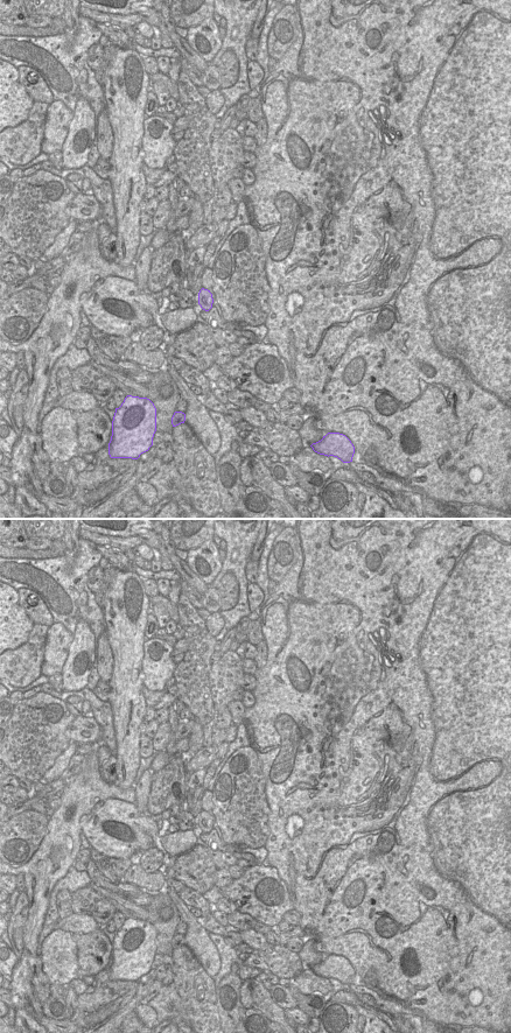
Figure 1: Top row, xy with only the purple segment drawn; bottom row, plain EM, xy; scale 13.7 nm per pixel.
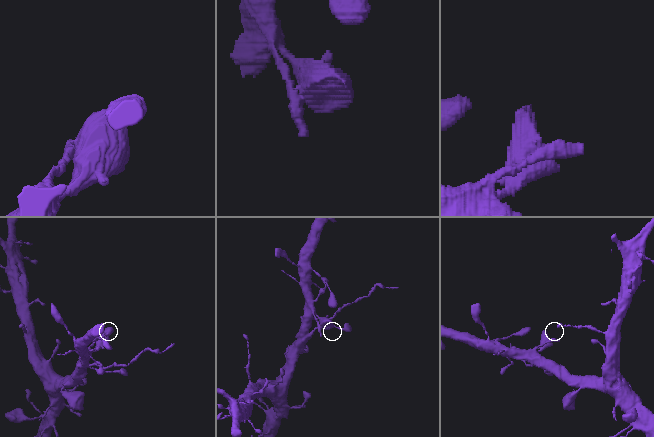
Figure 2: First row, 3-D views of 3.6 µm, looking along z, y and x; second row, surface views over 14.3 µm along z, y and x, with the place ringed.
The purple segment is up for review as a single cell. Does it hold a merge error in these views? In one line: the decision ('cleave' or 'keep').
cleave

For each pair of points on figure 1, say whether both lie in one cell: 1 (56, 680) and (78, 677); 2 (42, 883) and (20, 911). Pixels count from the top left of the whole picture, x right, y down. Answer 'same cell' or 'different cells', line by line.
1: different cells
2: different cells

